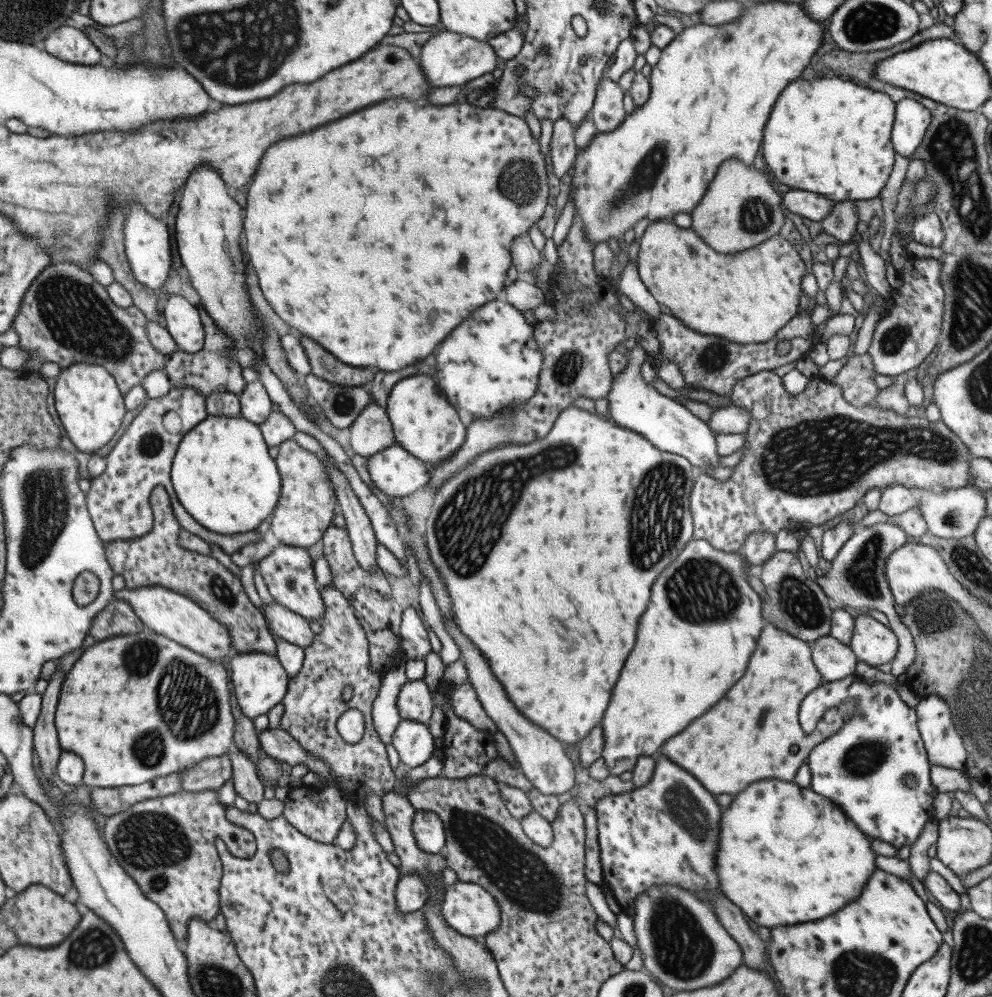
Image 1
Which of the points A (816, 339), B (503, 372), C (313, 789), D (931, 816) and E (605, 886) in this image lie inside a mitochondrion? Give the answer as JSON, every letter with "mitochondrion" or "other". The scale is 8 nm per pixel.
{"A":"other","B":"other","C":"other","D":"other","E":"other"}

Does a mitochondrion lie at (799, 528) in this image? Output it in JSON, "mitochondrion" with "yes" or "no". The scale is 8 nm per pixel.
{"mitochondrion":"no"}

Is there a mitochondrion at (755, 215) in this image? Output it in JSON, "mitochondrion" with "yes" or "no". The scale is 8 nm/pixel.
{"mitochondrion":"yes"}

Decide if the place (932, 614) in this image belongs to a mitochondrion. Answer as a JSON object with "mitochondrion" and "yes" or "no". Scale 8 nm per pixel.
{"mitochondrion":"yes"}

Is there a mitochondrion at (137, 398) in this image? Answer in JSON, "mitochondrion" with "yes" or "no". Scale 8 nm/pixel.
{"mitochondrion":"no"}

